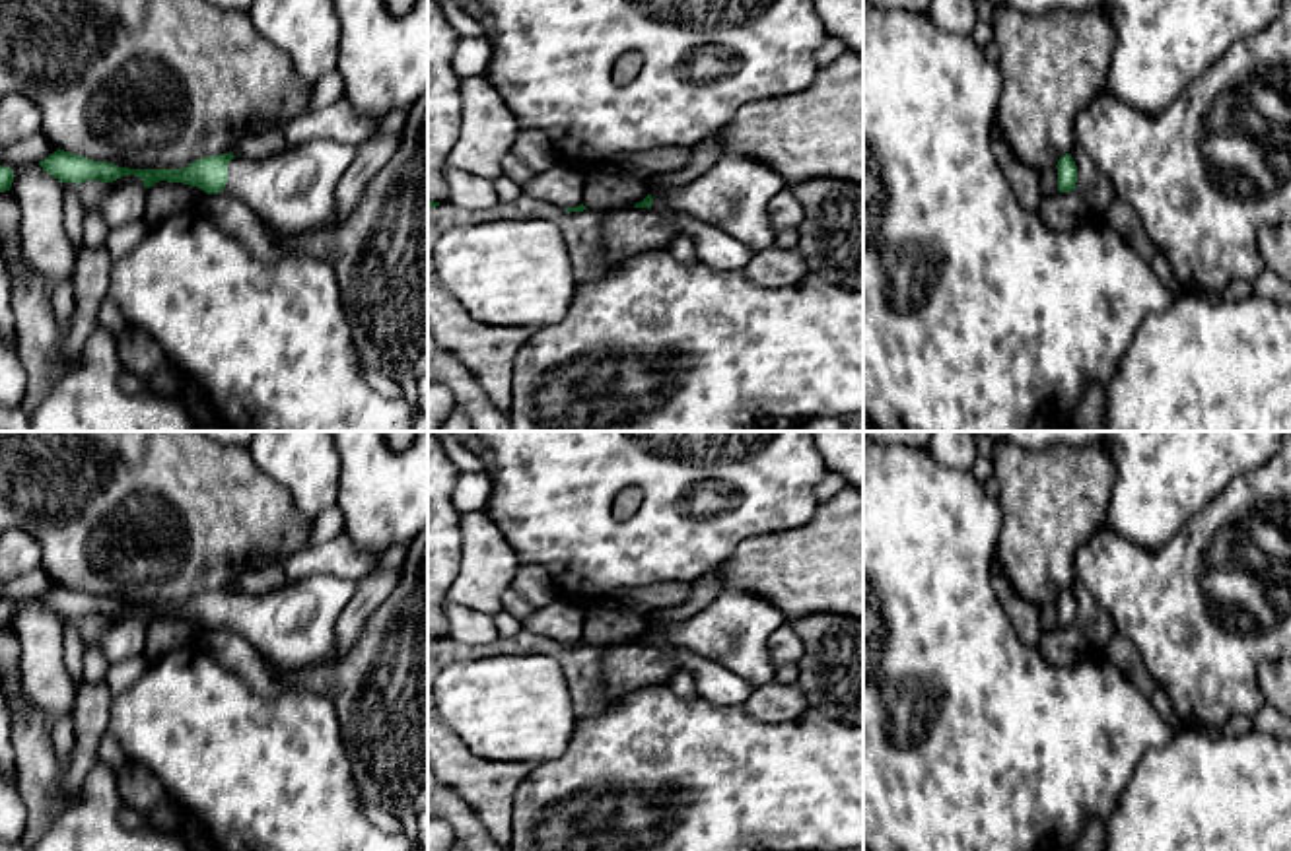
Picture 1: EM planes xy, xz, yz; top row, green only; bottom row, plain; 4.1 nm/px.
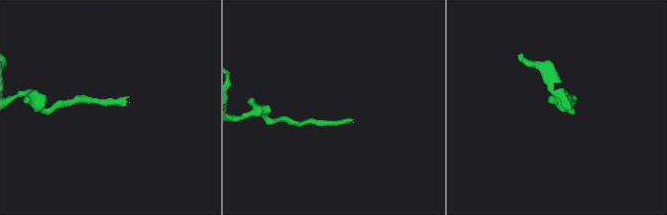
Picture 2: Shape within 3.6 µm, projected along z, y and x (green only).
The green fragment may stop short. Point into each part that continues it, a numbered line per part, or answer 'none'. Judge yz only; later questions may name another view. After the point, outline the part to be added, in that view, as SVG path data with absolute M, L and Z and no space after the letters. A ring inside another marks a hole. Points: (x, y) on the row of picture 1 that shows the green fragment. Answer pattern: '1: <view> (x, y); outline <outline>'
none

